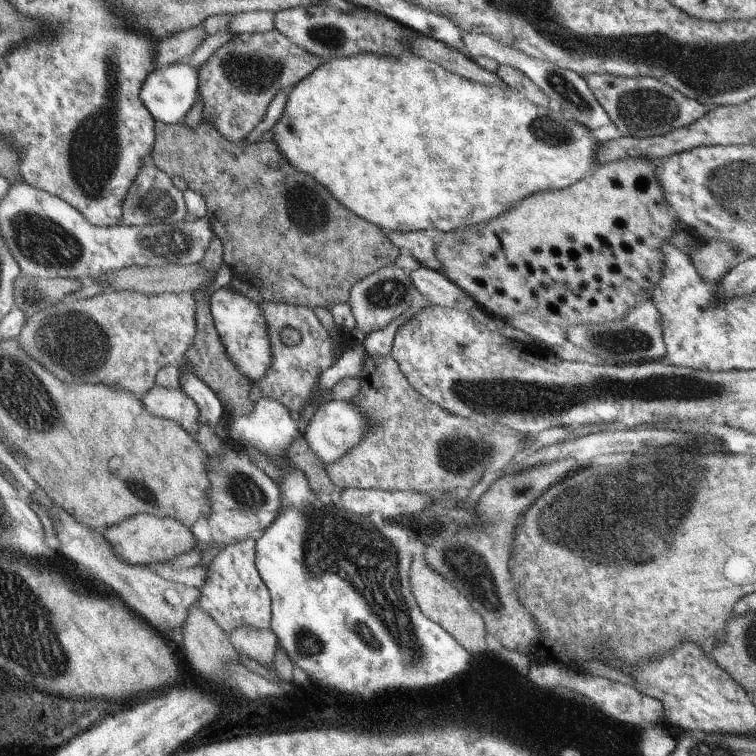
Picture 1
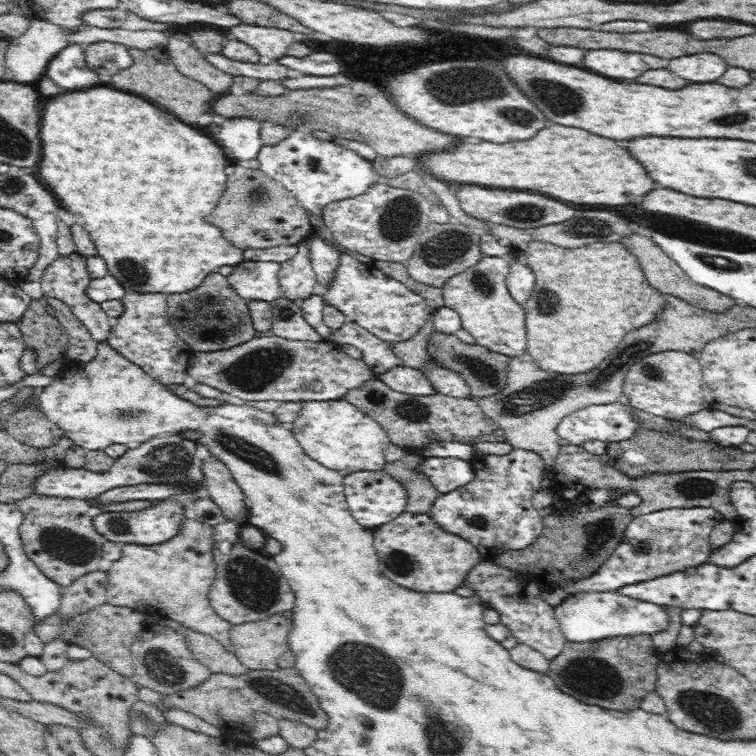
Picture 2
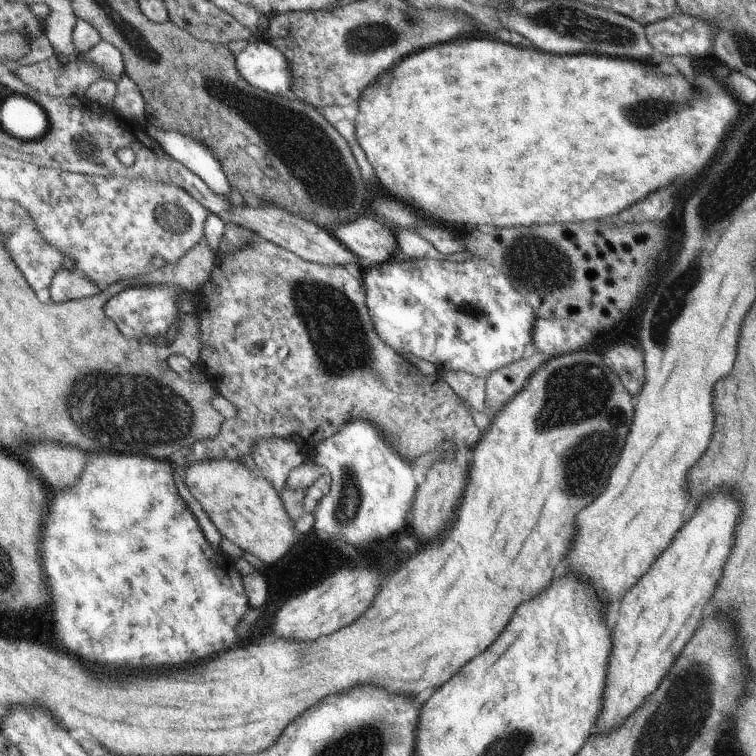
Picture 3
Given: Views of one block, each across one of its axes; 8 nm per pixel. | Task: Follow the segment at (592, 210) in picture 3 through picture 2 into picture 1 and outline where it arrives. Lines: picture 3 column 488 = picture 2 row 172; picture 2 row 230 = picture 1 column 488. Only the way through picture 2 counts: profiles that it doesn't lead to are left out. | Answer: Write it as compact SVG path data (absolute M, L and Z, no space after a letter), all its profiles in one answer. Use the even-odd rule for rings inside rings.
M362 53L351 57L333 58L327 63L320 64L312 74L298 82L288 94L282 117L273 126L273 140L290 165L306 174L312 174L320 184L328 186L328 190L332 190L332 194L336 194L336 198L340 198L340 202L348 206L348 210L356 210L360 218L382 228L384 232L433 231L437 235L450 233L462 225L484 224L500 217L532 195L556 192L564 187L574 186L582 177L588 176L600 162L598 158L604 150L604 141L598 133L592 134L592 129L575 121L566 120L564 115L559 114L554 105L551 109L546 109L540 106L540 102L532 102L532 98L528 98L524 90L516 90L506 84L494 86L478 84L412 54L388 57Z

